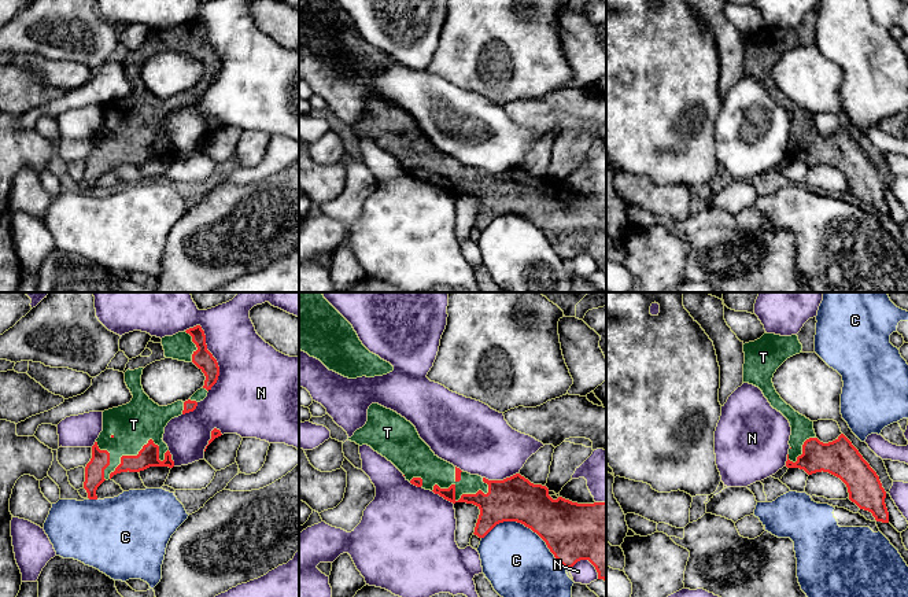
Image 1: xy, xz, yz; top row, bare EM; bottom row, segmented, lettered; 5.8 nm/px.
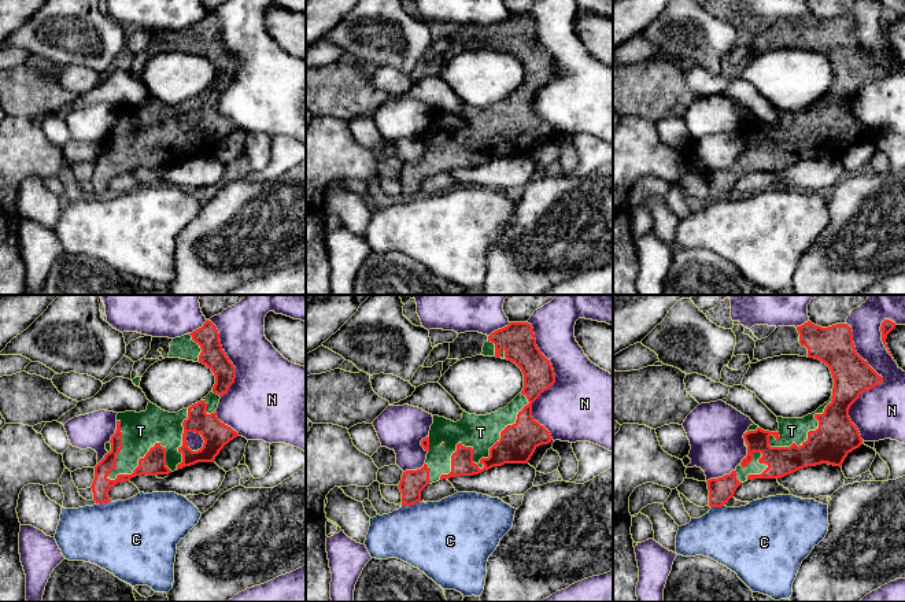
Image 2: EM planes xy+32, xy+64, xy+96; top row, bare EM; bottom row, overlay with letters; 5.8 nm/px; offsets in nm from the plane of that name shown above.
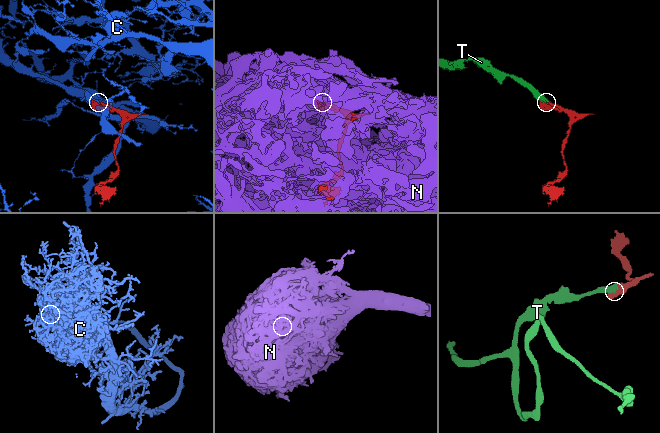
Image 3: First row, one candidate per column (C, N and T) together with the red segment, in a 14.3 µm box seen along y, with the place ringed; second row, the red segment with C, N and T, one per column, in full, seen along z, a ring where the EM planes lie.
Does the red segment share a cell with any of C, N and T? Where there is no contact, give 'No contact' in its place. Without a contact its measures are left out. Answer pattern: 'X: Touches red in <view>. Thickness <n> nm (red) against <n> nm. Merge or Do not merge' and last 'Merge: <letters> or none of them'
C: Touches red in xz. Thickness 320 nm (red) against 400 nm. Do not merge
N: Touches red in xy. Thickness 110 nm (red) against 380 nm. Do not merge
T: Touches red in xz. Thickness 190 nm (red) against 160 nm. Merge
Merge: T

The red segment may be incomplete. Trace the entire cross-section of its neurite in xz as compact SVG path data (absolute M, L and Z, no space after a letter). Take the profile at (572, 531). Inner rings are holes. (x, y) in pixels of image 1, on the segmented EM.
M379 403L368 409L366 424L357 430L348 441L368 445L391 461L417 487L431 490L444 500L473 504L480 509L475 535L484 538L497 524L517 522L536 532L554 557L571 568L580 560L588 560L598 572L598 579L606 582L606 502L577 504L562 497L553 500L549 489L534 484L520 473L503 480L488 480L470 475L439 458L420 438L416 427L396 412Z

